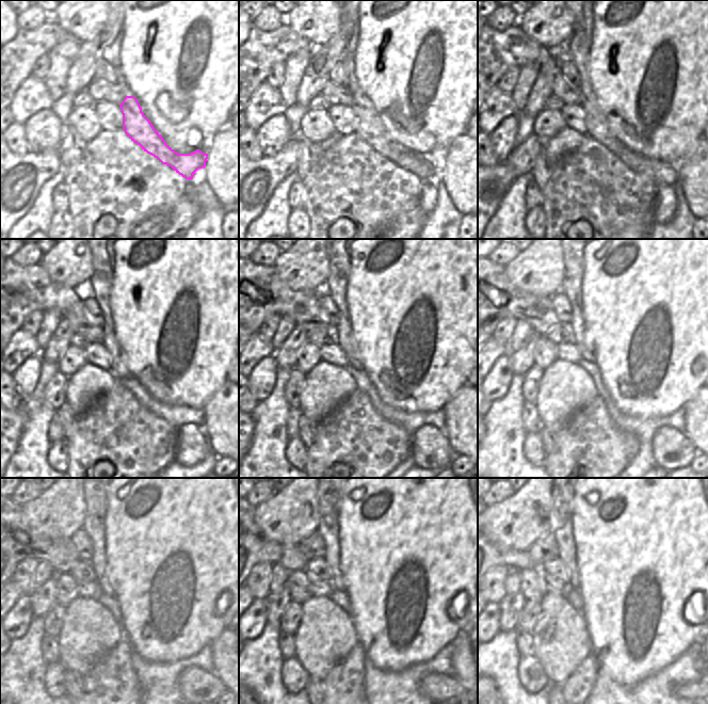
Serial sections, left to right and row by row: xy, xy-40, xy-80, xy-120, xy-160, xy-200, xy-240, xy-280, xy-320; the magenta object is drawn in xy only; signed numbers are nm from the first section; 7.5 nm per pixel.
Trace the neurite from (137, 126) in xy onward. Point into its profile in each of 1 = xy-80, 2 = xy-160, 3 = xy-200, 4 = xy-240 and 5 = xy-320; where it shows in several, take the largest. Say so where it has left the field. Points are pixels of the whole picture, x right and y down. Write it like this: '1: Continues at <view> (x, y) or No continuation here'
1: Continues at xy-80 (581, 40)
2: Continues at xy-160 (339, 260)
3: Continues at xy-200 (574, 266)
4: Continues at xy-240 (96, 500)
5: Continues at xy-320 (562, 529).

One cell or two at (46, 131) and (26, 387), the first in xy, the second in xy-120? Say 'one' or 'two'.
one

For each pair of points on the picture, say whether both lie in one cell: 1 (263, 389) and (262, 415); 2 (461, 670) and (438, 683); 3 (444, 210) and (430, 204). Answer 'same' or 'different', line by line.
1: different
2: different
3: different

